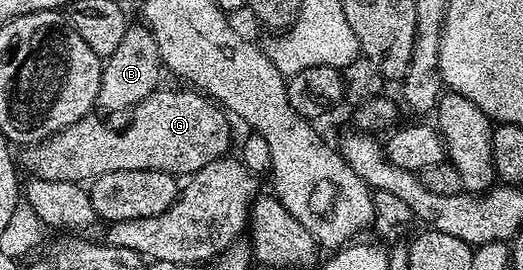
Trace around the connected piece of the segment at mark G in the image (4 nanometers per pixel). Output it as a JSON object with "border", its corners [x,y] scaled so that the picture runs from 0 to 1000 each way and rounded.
{"border":[[[300,326],[279,370],[252,396],[243,426],[245,456],[231,481],[205,467],[189,419],[166,422],[157,444],[134,459],[119,489],[96,504],[86,526],[52,544],[46,574],[36,574],[34,600],[55,633],[59,656],[80,667],[126,667],[128,674],[166,678],[170,667],[193,659],[210,637],[241,637],[243,630],[300,630],[331,652],[365,652],[394,622],[409,593],[430,581],[444,541],[444,467],[438,426],[396,348],[373,330],[314,333]]]}

